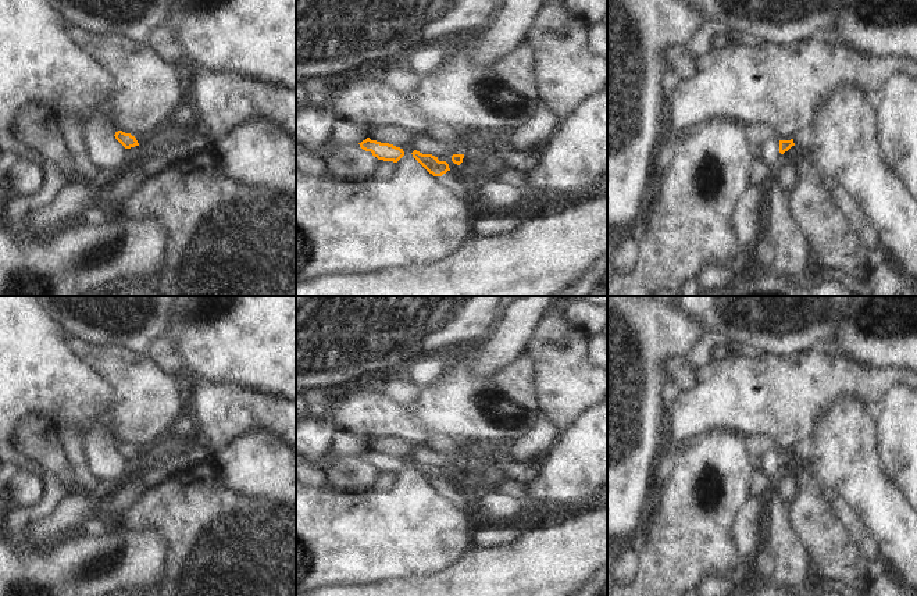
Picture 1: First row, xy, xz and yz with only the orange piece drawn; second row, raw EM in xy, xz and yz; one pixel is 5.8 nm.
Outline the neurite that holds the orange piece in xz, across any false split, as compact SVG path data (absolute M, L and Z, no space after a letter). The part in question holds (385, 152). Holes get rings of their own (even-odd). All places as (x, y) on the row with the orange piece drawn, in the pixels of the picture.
M367 138L358 144L363 150L371 151L374 157L377 157L378 160L383 160L383 161L397 163L404 156L403 149L396 147L389 143L381 143L377 140L371 140L370 138Z

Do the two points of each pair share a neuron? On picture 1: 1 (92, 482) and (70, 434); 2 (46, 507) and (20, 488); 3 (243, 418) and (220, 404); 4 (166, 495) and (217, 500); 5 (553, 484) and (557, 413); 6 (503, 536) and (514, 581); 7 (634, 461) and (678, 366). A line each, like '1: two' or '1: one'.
1: one
2: two
3: one
4: one
5: two
6: two
7: two

